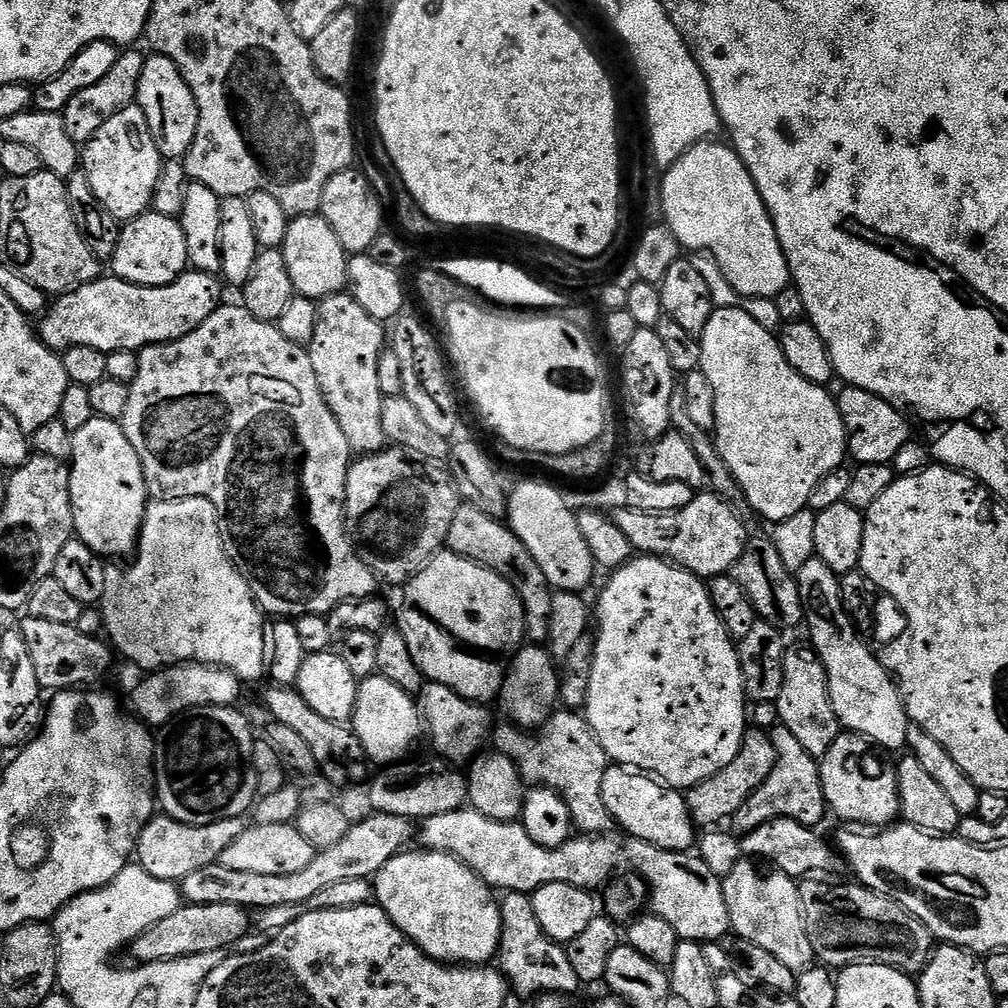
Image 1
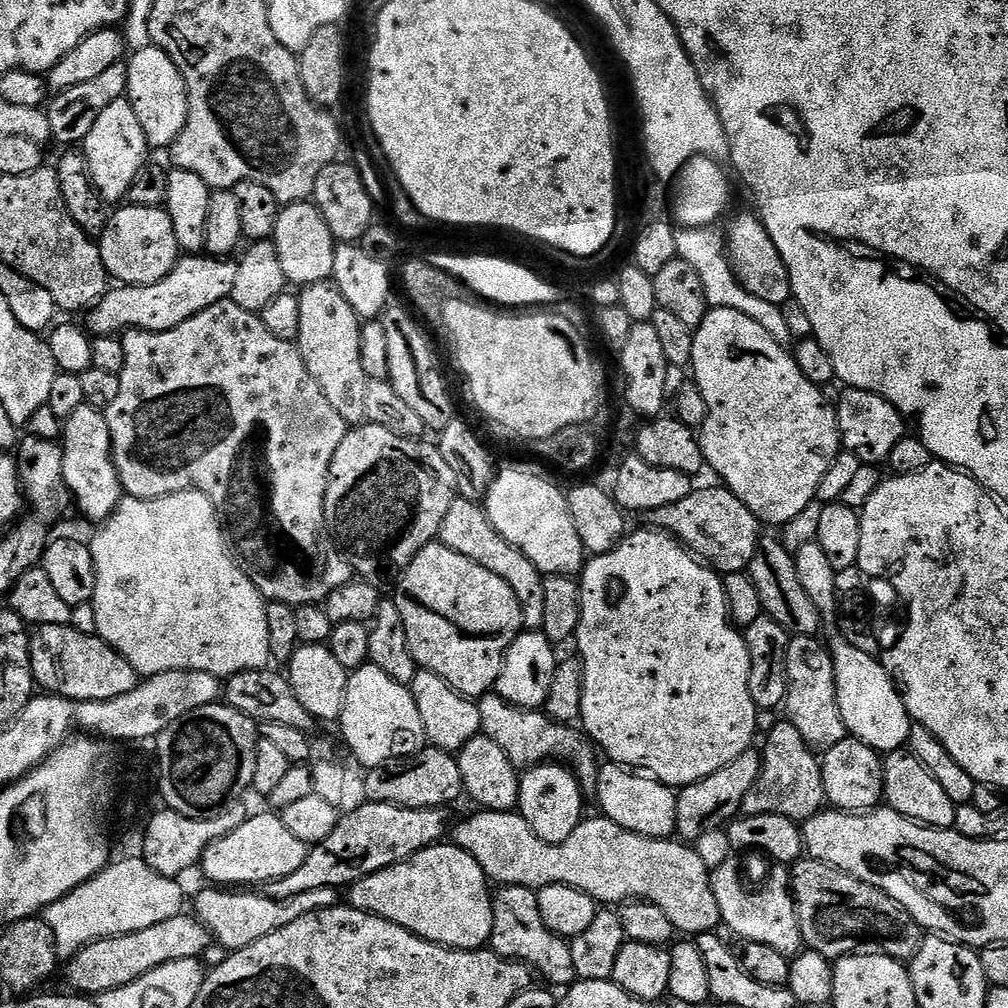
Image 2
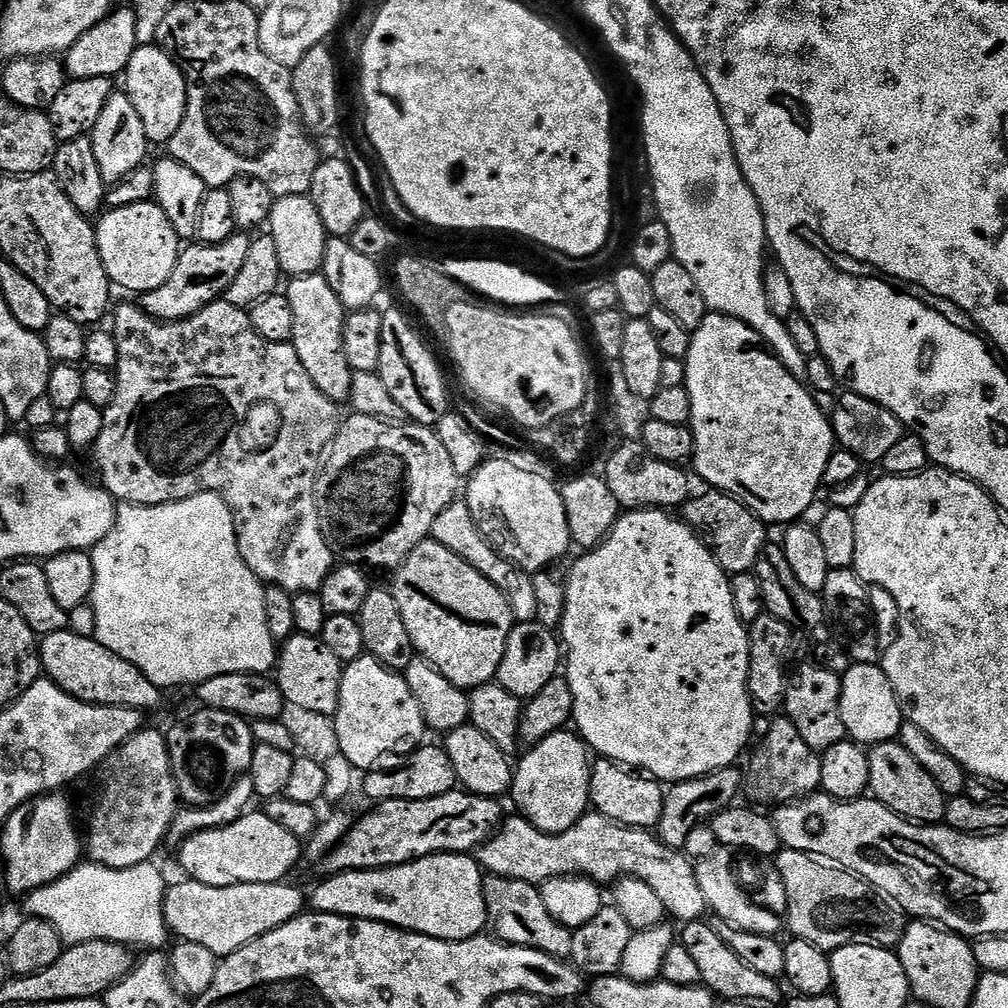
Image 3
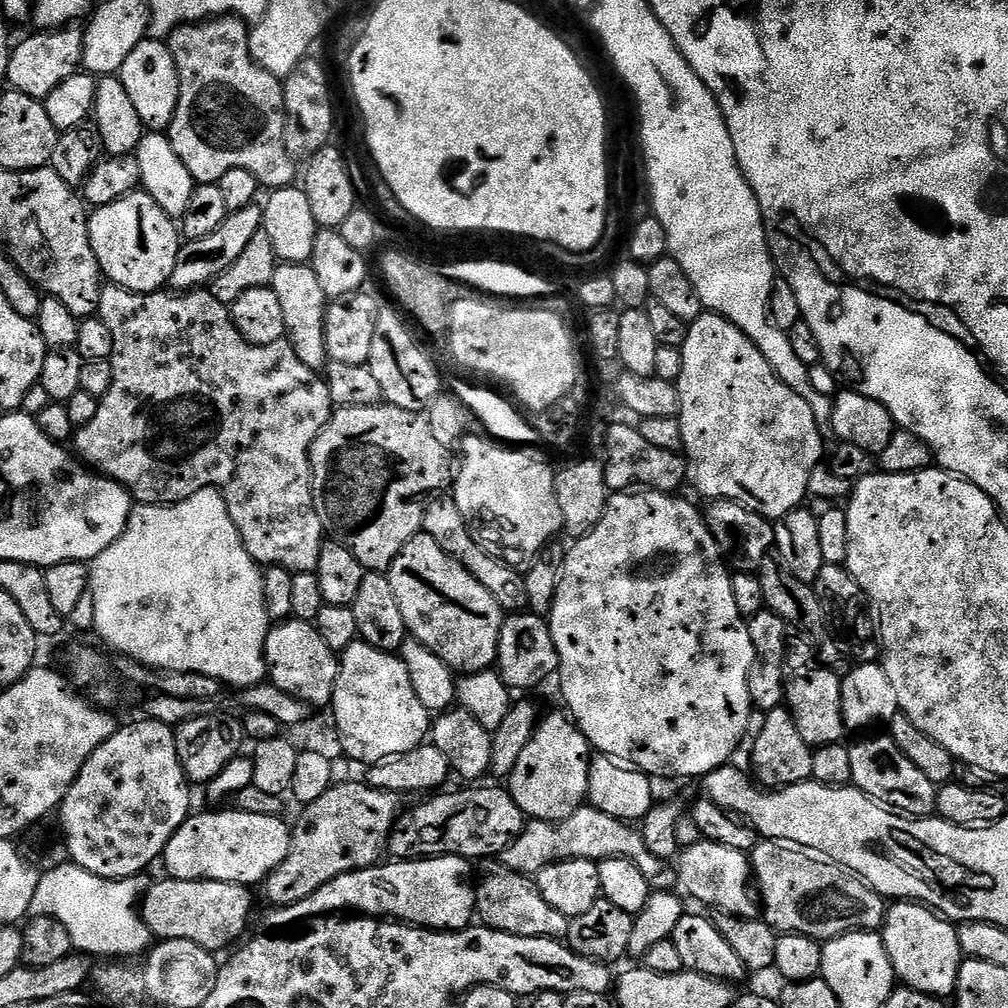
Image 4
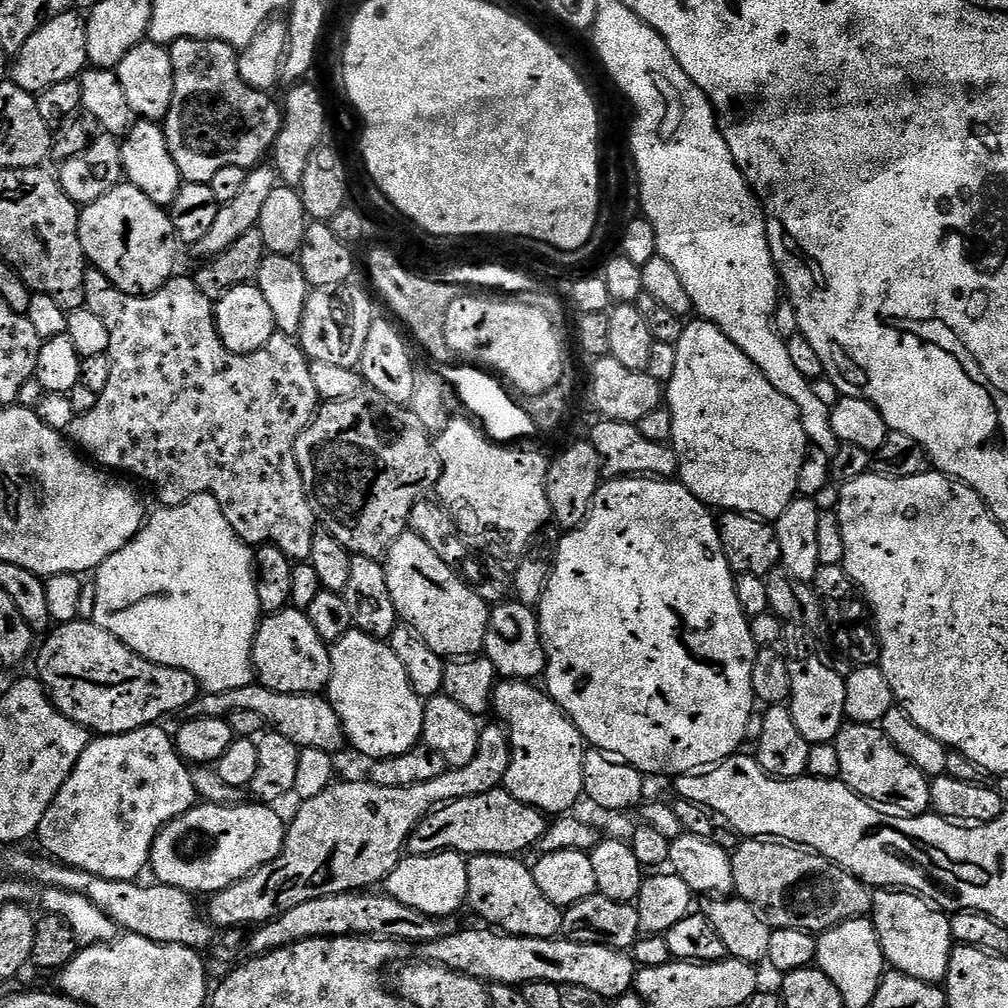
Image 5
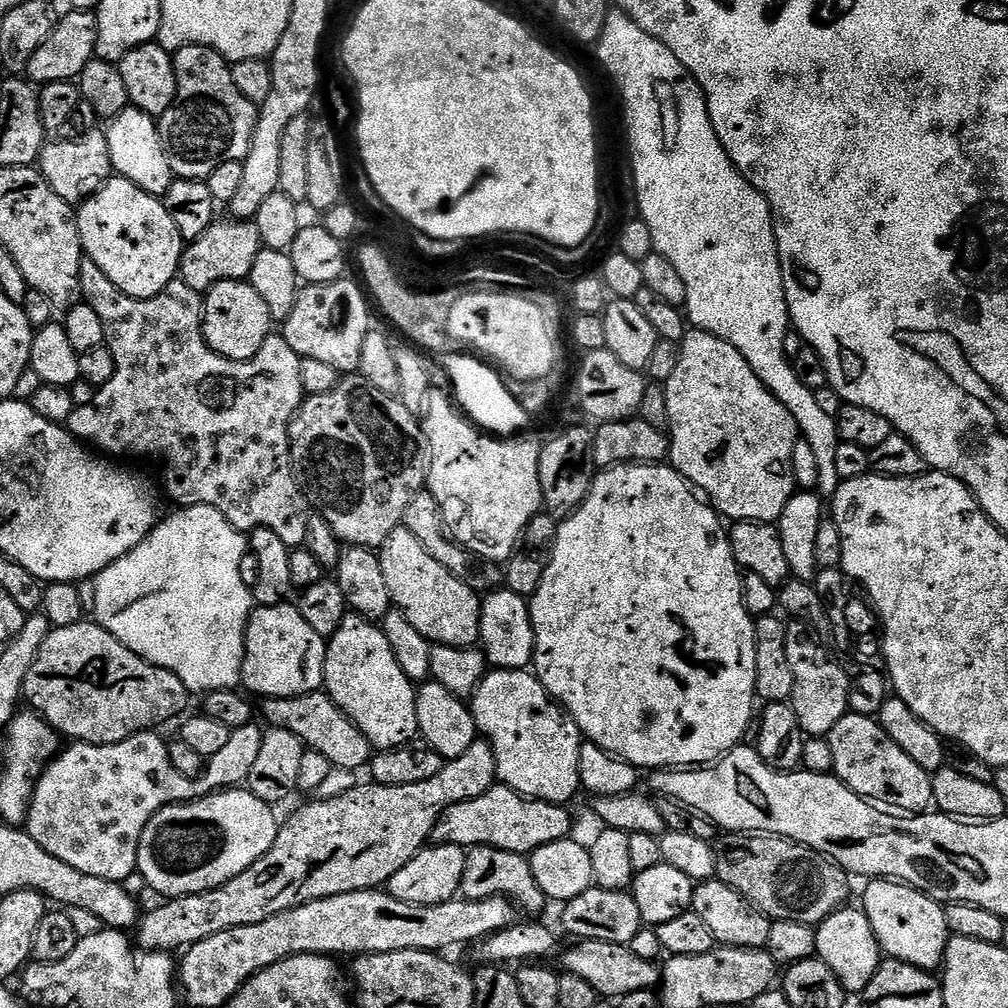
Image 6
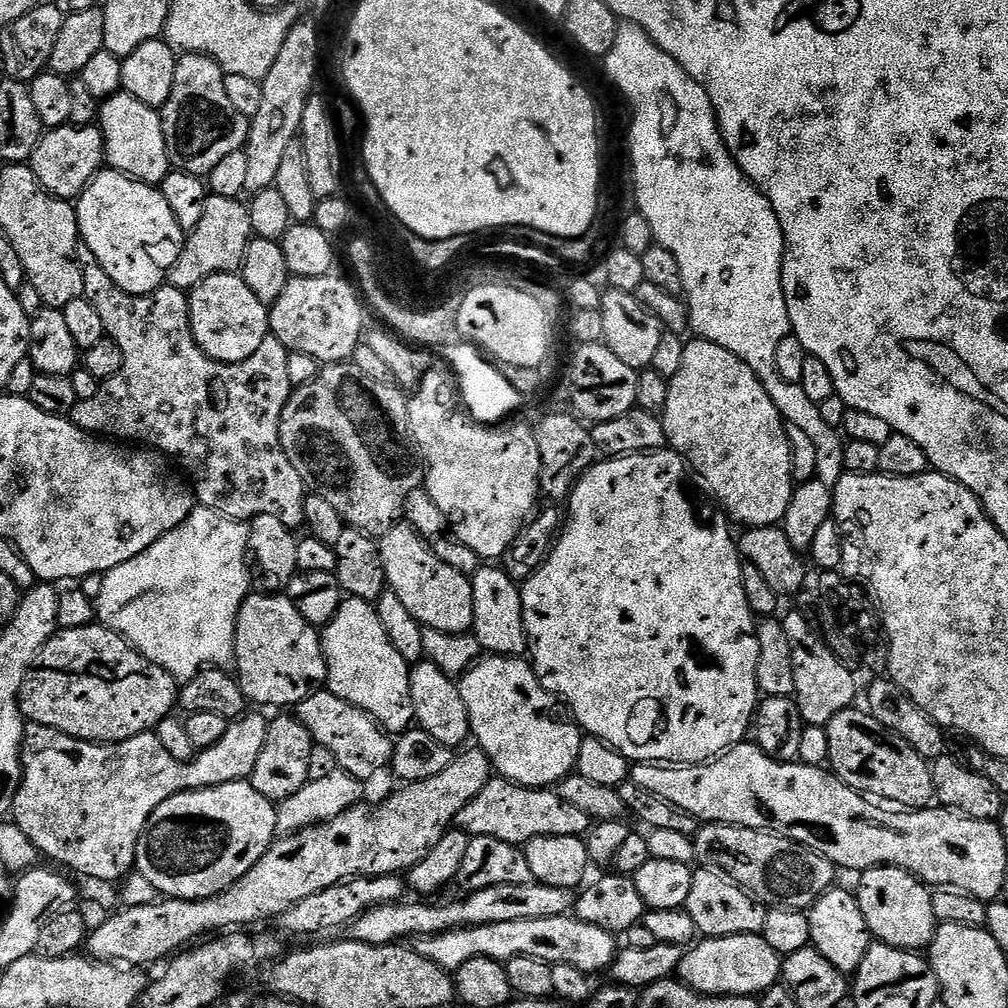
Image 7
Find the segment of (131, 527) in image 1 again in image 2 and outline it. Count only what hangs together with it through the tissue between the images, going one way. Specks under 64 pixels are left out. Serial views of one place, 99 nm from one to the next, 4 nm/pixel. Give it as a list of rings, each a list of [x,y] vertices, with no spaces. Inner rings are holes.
[[[79,406],[62,424],[64,450],[64,487],[76,499],[80,512],[88,520],[103,522],[116,511],[122,499],[122,489],[116,463],[112,457],[112,439],[108,417],[101,409]]]

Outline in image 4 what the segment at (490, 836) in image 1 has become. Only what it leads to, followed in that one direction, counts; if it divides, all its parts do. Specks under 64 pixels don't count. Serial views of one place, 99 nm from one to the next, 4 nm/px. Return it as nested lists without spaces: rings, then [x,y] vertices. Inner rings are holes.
[[[591,806],[579,808],[570,818],[565,820],[533,820],[524,825],[522,834],[506,846],[502,854],[502,862],[510,870],[520,872],[524,876],[535,877],[546,866],[555,864],[558,860],[594,860],[621,856],[638,866],[642,874],[646,874],[649,884],[656,890],[668,890],[677,883],[678,876],[666,866],[665,861],[655,856],[646,846],[644,833],[631,823],[610,818],[610,814],[602,814],[602,810]]]

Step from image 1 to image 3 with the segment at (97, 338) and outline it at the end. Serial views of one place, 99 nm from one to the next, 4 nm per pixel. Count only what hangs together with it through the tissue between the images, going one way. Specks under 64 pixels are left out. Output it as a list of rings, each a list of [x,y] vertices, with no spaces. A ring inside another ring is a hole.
[[[237,230],[224,242],[217,244],[189,243],[180,253],[174,266],[174,274],[170,274],[170,278],[166,278],[162,286],[143,293],[138,300],[139,307],[156,320],[165,322],[193,316],[198,310],[221,299],[227,293],[230,282],[234,282],[234,278],[246,263],[246,253],[249,252],[252,241],[253,237],[249,233]]]

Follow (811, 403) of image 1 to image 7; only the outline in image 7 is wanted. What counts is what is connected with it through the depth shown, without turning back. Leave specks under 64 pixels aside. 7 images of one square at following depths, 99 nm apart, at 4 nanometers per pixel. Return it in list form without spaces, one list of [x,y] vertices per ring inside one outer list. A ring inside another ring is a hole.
[[[689,339],[682,367],[669,379],[662,419],[671,451],[687,460],[735,523],[770,528],[783,521],[794,491],[786,421],[742,358],[709,340]]]

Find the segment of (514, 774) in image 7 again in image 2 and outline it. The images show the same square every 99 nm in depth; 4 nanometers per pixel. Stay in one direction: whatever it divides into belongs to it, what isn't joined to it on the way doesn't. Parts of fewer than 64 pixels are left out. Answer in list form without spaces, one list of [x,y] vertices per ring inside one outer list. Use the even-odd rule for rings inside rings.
[[[559,762],[537,764],[521,775],[518,811],[530,830],[542,838],[542,842],[566,842],[566,838],[574,834],[585,815],[584,799],[586,796],[580,787],[580,781],[576,779],[576,773]]]

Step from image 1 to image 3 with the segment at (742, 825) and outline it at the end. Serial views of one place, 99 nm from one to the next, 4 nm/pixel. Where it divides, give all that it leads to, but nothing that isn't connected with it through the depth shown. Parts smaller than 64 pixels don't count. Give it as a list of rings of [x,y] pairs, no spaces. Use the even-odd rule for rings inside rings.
[[[776,718],[769,724],[772,725],[761,738],[760,745],[751,749],[753,752],[748,760],[748,772],[746,768],[742,776],[743,795],[748,795],[753,800],[749,801],[756,806],[791,804],[794,800],[803,800],[805,796],[813,795],[822,782],[821,753],[802,742],[802,734],[798,734],[798,726],[794,726],[792,720]]]

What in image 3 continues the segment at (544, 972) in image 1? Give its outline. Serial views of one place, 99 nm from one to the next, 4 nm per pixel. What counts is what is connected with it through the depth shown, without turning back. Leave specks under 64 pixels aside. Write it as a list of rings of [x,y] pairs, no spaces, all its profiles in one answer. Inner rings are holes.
[[[488,874],[484,878],[484,897],[488,915],[486,928],[495,939],[504,944],[542,950],[542,954],[550,954],[559,960],[568,960],[571,957],[573,929],[550,918],[550,910],[546,910],[546,905],[542,903],[542,894],[537,885],[518,882],[518,878],[502,878]]]

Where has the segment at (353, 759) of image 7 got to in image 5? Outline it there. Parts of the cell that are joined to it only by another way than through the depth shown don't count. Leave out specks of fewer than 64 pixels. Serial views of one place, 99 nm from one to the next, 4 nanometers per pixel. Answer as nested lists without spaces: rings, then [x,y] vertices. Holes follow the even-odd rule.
[[[253,682],[242,686],[238,690],[225,692],[209,692],[201,695],[186,710],[189,717],[218,716],[228,717],[234,710],[251,710],[257,712],[265,725],[271,726],[275,732],[282,734],[282,738],[290,738],[300,748],[310,750],[326,750],[339,753],[340,747],[345,747],[346,737],[344,727],[334,710],[332,703],[323,695],[307,692],[306,694],[282,694]]]

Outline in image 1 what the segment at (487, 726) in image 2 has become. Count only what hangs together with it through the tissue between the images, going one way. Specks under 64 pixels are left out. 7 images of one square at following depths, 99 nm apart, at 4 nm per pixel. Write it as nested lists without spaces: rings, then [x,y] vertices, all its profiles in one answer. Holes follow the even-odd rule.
[[[557,710],[548,717],[545,724],[538,728],[525,730],[519,726],[504,722],[500,729],[493,731],[490,744],[495,751],[502,753],[518,770],[525,785],[532,788],[549,788],[554,790],[566,802],[570,810],[573,829],[580,834],[604,834],[613,827],[612,815],[606,810],[606,802],[602,802],[602,778],[610,767],[606,750],[598,742],[594,730],[587,719],[576,710]]]

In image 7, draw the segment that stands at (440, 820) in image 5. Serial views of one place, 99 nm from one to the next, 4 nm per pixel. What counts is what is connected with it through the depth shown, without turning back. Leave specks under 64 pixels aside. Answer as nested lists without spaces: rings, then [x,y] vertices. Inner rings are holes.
[[[494,778],[458,814],[454,824],[461,832],[467,832],[469,837],[493,836],[502,842],[519,844],[531,842],[534,838],[549,836],[550,838],[570,838],[571,836],[587,837],[594,821],[590,814],[576,808],[571,802],[566,802],[559,791],[552,788],[523,788],[503,778]]]

